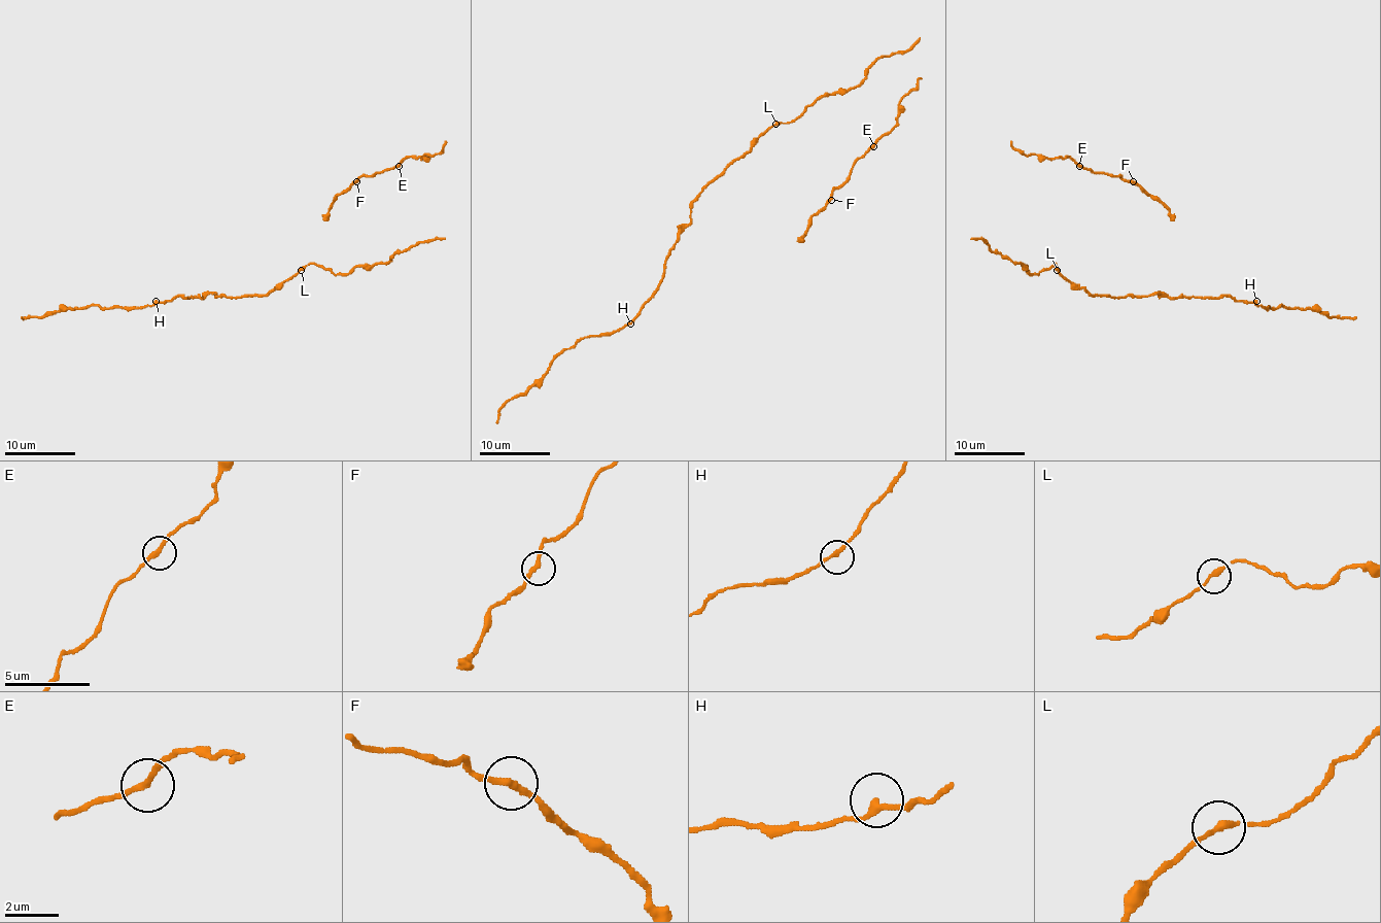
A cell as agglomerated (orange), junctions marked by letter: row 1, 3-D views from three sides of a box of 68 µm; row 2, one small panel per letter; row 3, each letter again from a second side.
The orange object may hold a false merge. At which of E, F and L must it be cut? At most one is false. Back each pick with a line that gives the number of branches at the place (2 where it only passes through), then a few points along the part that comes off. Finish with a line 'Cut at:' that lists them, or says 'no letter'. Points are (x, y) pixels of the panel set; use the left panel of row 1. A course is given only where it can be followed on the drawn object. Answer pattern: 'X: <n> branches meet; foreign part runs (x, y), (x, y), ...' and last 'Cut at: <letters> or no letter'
Cut at: no letter

